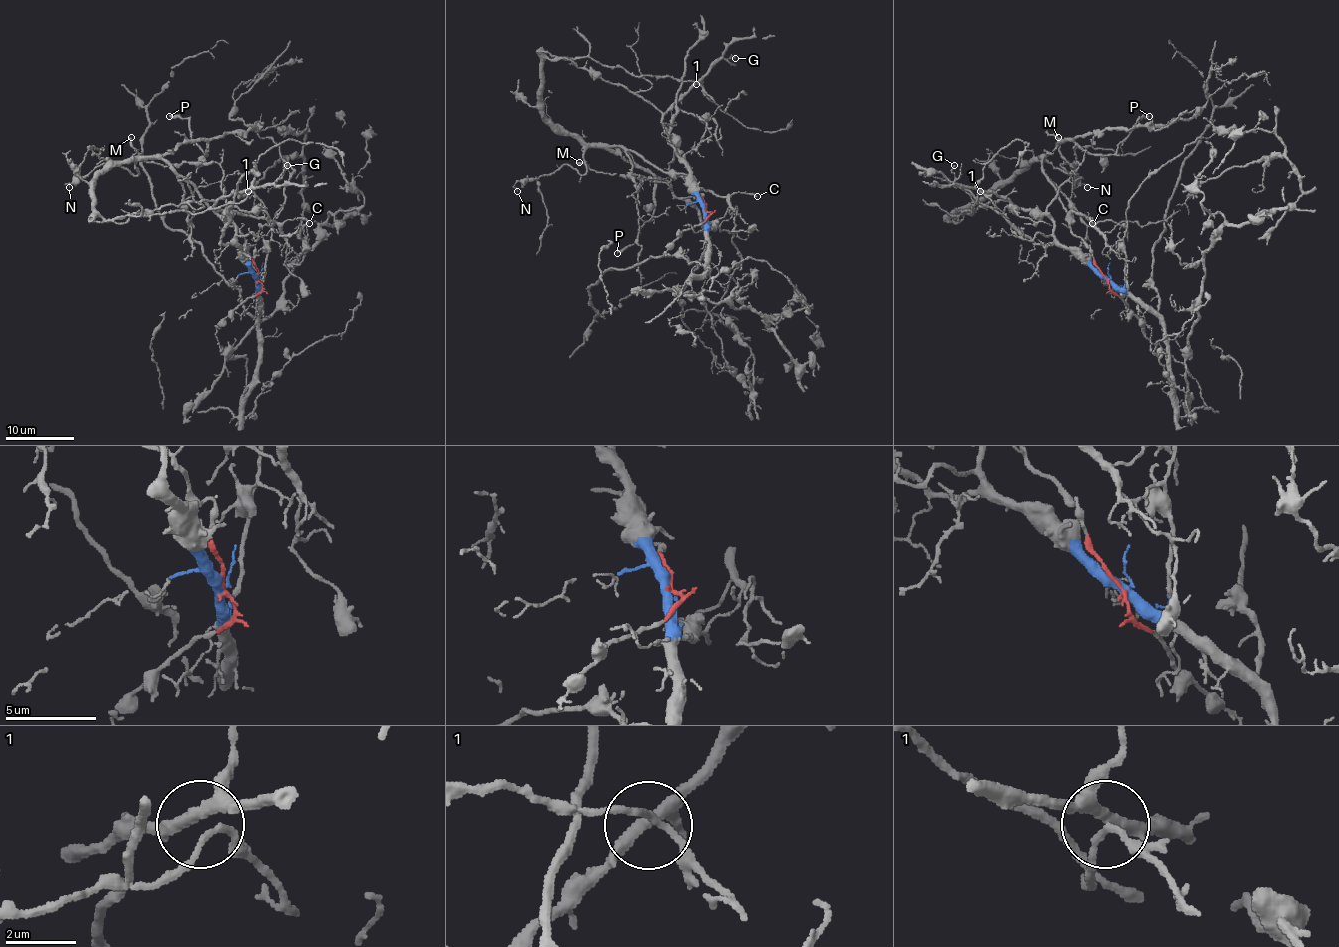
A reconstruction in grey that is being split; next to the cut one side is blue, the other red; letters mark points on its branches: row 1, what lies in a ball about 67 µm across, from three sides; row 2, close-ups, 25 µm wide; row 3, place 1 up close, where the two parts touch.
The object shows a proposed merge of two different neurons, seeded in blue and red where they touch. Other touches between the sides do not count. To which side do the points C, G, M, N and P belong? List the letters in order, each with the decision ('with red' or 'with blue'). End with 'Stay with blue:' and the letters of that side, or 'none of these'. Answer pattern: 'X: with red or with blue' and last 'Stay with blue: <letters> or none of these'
C: with red
G: with blue
M: with blue
N: with red
P: with red
Stay with blue: G, M

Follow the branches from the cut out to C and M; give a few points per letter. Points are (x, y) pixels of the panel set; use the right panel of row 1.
C: (1105, 278), (1091, 248), (1072, 232), (1070, 215), (1072, 212), (1079, 212), (1093, 224)
M: (1105, 278), (1055, 237), (1047, 210), (1077, 162), (1069, 167), (1058, 148), (1058, 138)

